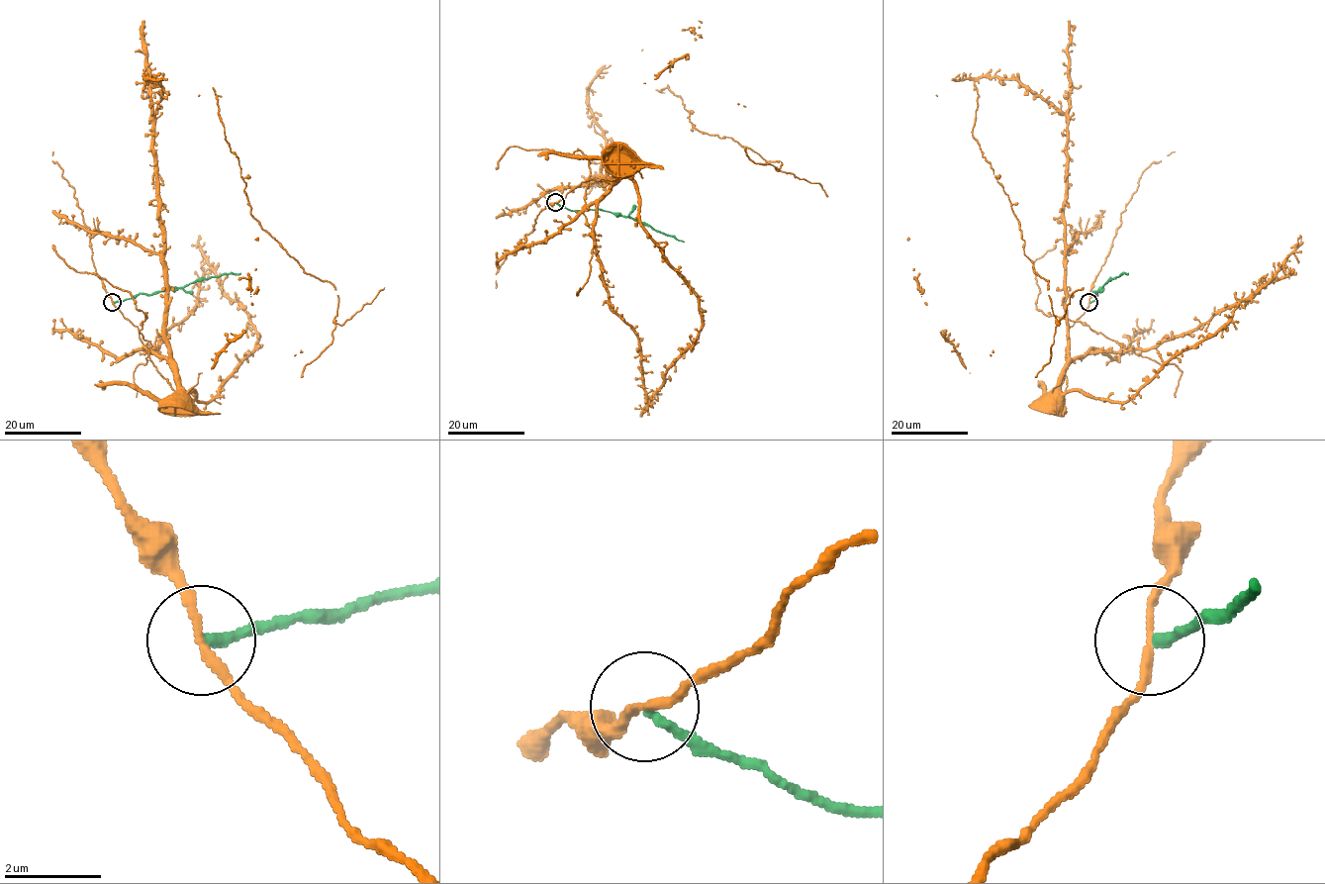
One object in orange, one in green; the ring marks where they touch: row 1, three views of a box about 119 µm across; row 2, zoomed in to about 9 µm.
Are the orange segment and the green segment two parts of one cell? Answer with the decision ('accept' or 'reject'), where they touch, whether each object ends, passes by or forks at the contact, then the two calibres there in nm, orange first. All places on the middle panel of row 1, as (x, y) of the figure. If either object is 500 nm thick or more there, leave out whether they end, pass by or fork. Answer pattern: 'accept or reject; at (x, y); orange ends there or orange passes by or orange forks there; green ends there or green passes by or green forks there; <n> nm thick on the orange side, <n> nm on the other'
reject; at (555, 202); orange passes by; green ends there; 170 nm thick on the orange side, 190 nm on the other

